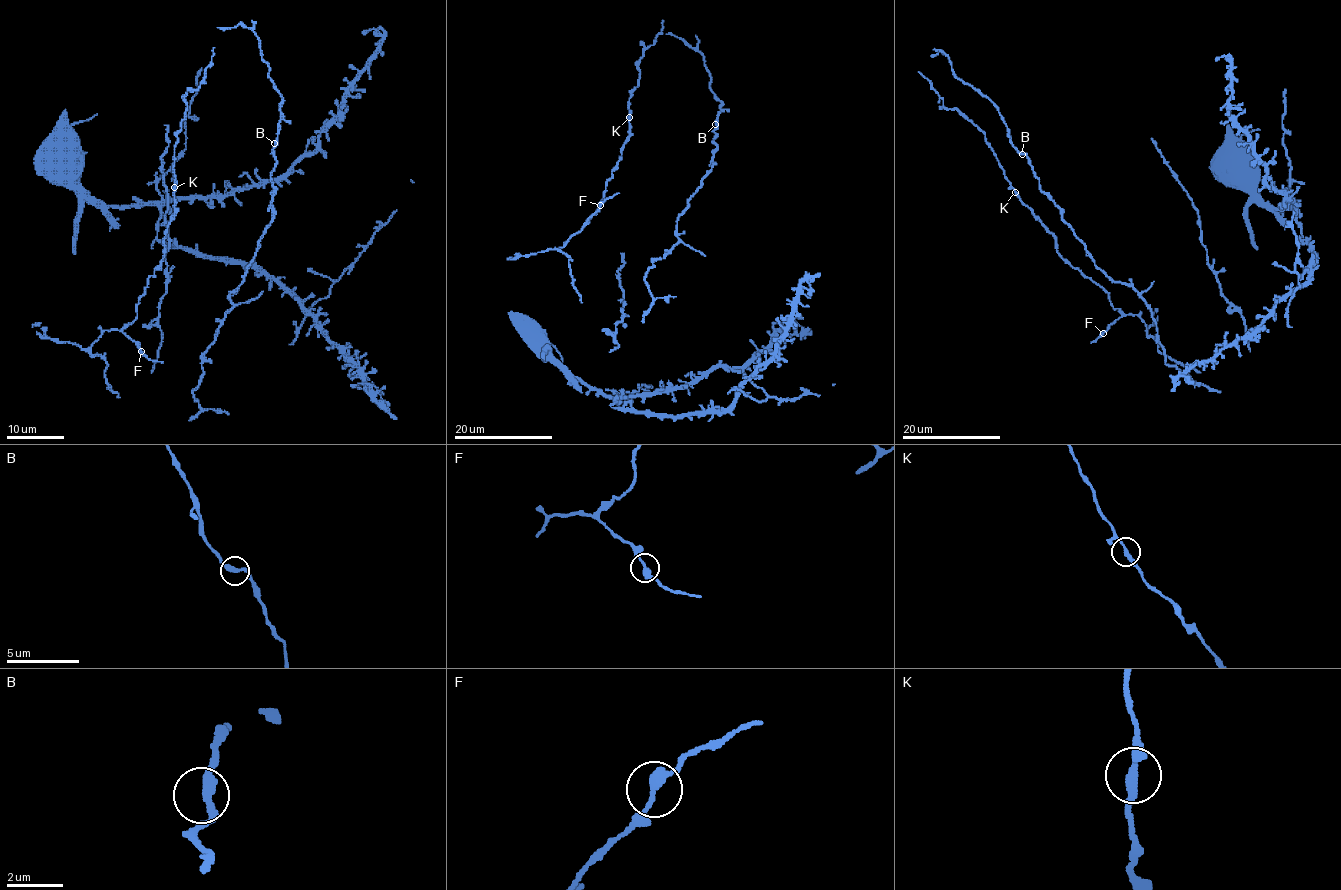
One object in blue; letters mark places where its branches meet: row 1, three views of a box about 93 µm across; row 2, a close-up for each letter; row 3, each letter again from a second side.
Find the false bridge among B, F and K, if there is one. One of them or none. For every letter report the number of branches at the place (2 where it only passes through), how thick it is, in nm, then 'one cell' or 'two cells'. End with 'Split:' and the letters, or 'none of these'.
B: 2 branches meet; 300 nm thick; one cell
F: 2 branches meet; 320 nm thick; one cell
K: 2 branches meet; 260 nm thick; one cell
Split: none of these

